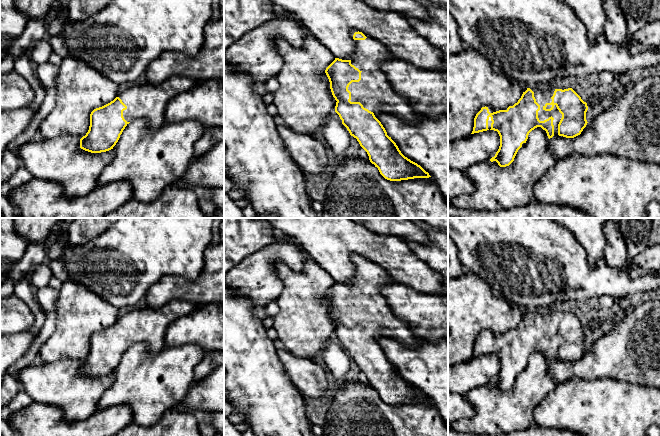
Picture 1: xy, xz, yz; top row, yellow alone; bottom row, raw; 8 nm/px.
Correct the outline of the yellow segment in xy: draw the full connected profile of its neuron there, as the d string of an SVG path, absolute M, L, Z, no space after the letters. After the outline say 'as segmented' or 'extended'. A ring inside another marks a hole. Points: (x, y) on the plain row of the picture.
M176 299L159 309L122 311L113 325L91 336L89 354L80 363L80 372L91 377L113 373L125 351L137 343L147 344L152 354L160 352L168 326L196 308L194 303Z; extended

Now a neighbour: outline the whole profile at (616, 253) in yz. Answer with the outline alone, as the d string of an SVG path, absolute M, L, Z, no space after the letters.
M613 218L607 220L604 232L606 236L604 259L611 268L623 270L628 260L628 252L624 239Z

